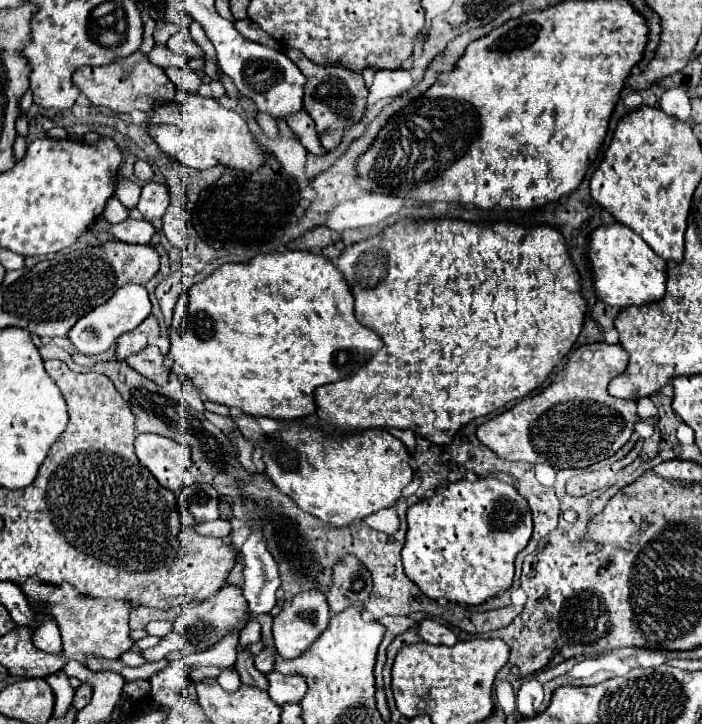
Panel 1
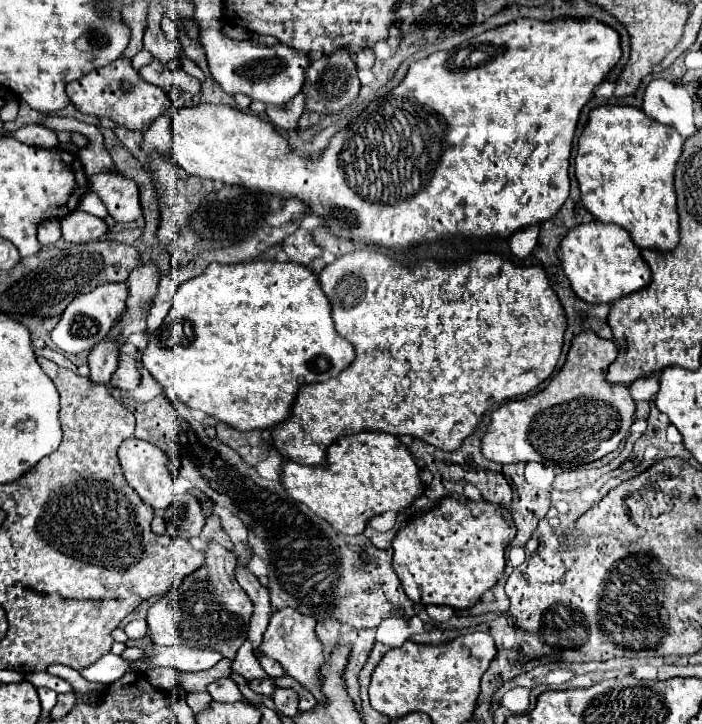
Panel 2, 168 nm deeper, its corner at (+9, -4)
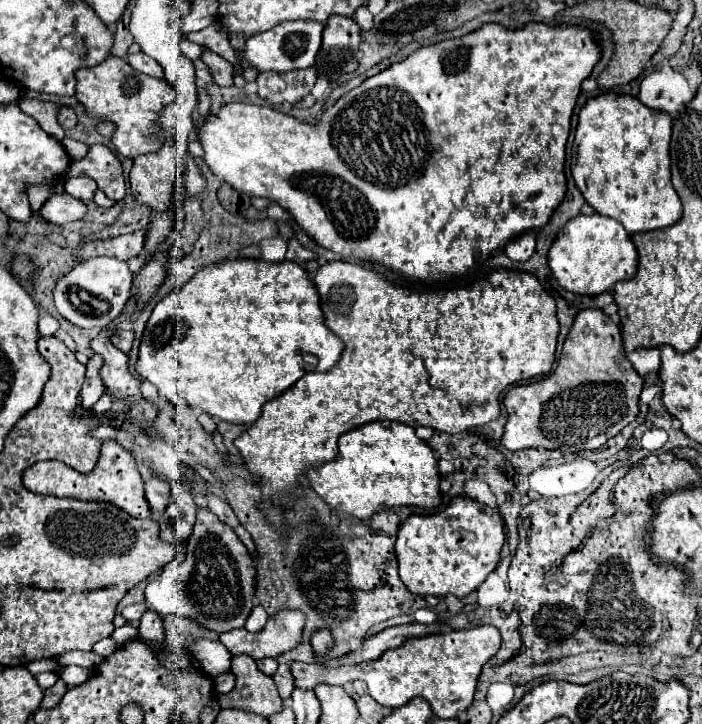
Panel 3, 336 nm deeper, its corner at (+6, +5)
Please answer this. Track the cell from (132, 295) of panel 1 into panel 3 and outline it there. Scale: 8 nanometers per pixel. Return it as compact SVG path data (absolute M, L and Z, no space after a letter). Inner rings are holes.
M90 258L90 260L82 262L82 264L78 264L76 268L72 268L72 270L56 284L56 288L54 288L54 304L56 304L56 310L58 310L58 314L60 314L62 318L66 318L70 324L74 324L74 326L78 326L78 328L92 330L92 332L102 330L104 326L108 326L108 324L116 318L116 314L120 314L120 312L124 310L124 306L126 306L126 302L128 302L128 298L130 298L130 294L132 294L132 280L134 280L134 276L130 274L126 262L122 262L122 260L118 260L118 258ZM72 288L86 290L90 296L96 296L96 298L100 298L100 300L106 300L106 302L110 304L110 310L108 310L106 314L100 314L100 316L86 316L86 314L82 314L82 312L78 312L78 310L72 306L70 298L68 298Z

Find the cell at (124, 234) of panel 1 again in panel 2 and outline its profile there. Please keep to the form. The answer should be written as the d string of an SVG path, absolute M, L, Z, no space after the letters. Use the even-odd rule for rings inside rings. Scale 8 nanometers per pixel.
M79 209L71 211L65 217L59 217L61 223L61 237L69 243L87 243L87 241L97 241L107 233L107 225L103 219L83 213Z

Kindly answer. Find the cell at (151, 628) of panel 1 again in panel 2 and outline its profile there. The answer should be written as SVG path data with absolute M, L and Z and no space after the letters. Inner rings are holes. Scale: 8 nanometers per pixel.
M145 619L129 621L129 623L123 627L123 631L127 633L129 639L141 639L141 637L145 637L145 633L147 633L147 623L145 623Z

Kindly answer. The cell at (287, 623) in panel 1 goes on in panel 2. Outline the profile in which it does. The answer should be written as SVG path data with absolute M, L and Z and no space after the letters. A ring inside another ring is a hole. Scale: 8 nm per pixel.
M287 607L287 609L275 611L263 633L263 643L259 645L259 653L279 661L293 679L297 679L301 685L309 687L313 697L325 705L327 697L321 691L321 665L325 663L325 657L323 657L323 647L321 647L319 639L315 637L315 625L317 625L317 621L313 617L301 615L295 609Z

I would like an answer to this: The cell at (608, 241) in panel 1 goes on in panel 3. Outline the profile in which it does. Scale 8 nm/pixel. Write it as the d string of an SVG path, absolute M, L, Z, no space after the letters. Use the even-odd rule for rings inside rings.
M578 214L564 224L550 248L550 268L558 284L574 294L598 296L616 282L632 280L638 270L638 252L620 222L600 214Z

